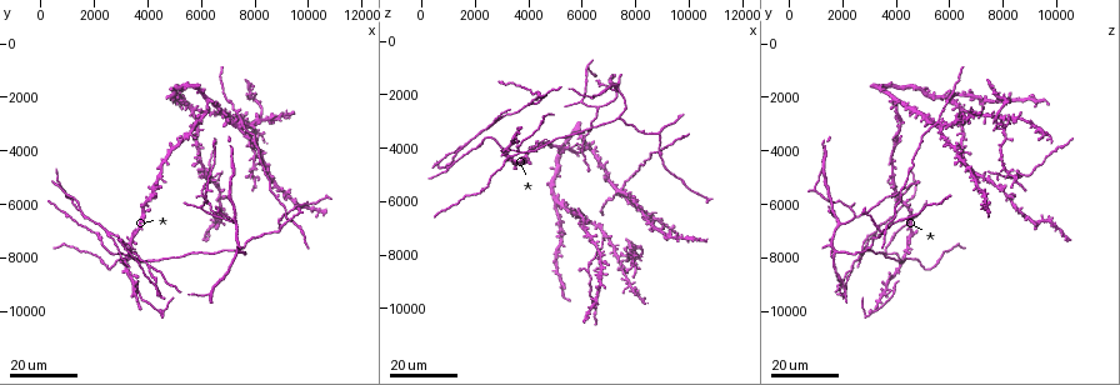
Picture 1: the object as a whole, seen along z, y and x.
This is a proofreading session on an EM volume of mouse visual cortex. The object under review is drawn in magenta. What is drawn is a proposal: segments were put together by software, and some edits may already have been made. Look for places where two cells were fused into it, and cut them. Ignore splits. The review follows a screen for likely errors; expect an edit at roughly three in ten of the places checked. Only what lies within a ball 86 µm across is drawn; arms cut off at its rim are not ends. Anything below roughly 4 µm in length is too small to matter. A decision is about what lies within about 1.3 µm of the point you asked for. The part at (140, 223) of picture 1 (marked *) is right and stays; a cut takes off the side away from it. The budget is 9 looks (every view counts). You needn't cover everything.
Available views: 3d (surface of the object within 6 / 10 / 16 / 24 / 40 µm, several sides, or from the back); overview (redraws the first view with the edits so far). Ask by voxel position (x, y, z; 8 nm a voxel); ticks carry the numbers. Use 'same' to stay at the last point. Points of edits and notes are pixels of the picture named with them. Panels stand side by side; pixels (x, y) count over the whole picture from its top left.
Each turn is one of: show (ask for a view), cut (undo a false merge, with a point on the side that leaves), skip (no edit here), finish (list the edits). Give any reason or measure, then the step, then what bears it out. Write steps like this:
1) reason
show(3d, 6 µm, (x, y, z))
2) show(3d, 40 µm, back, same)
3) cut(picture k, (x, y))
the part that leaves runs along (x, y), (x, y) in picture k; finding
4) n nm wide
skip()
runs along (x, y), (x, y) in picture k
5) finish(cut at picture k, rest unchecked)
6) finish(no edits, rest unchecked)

three-way junction
show(3d, 16 µm, (5900, 6000, 2200))

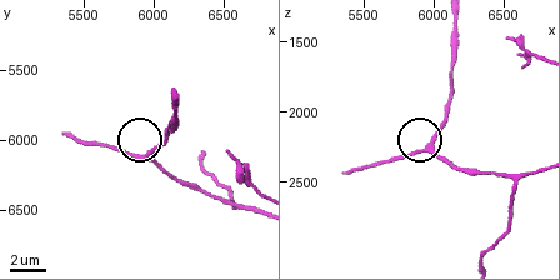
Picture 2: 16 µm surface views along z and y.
show(3d, 6 µm, (5980, 6100, 2280))

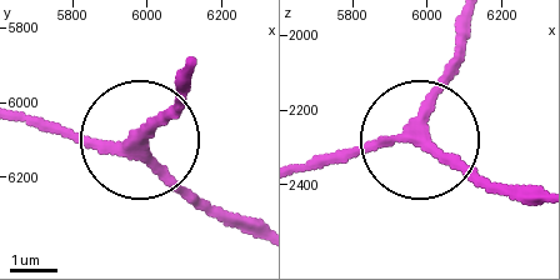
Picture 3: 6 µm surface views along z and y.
show(3d, 6 µm, back, (5970, 6100, 2260))

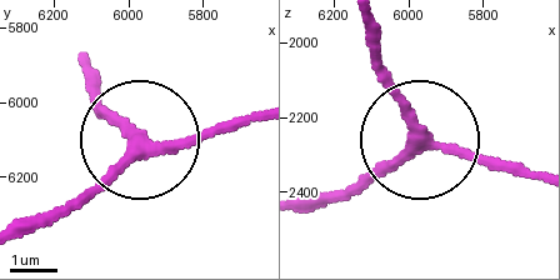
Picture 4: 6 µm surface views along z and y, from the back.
220 nm wide
skip()
runs along (29, 233), (65, 216), (136, 149), (256, 121) in picture 4; all the same cell

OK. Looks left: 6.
arms part here
show(3d, 24 µm, (6600, 6500, 2400))

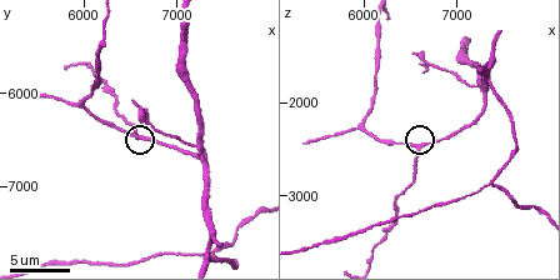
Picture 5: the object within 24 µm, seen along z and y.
show(3d, 6 µm, (6600, 6500, 2500))

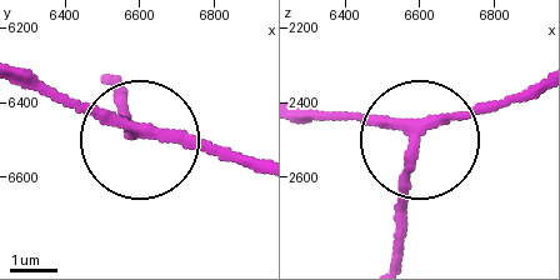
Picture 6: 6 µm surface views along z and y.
210 nm wide
skip()
runs along (534, 83), (426, 130), (403, 190), (403, 246) in picture 6; all the same cell

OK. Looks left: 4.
a fork
show(3d, 10 µm, (7250, 6550, 1800))

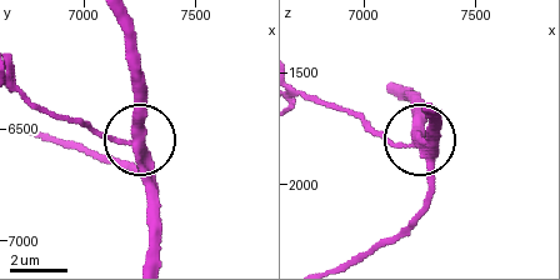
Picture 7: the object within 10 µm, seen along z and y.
320 nm wide
cut(picture 7, (89, 126))
the part that leaves runs along (125, 143), (91, 133), (24, 93) in picture 7; two cells meet here

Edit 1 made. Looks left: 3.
a fork
show(3d, 16 µm, (7350, 7700, 2850))

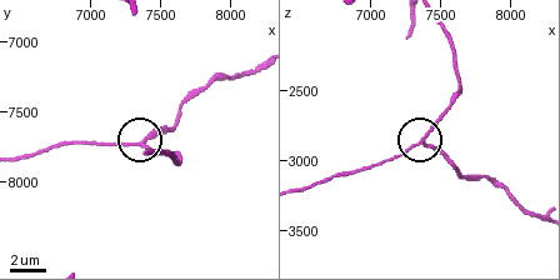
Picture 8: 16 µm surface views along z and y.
show(3d, 6 µm, (7380, 7720, 2880))

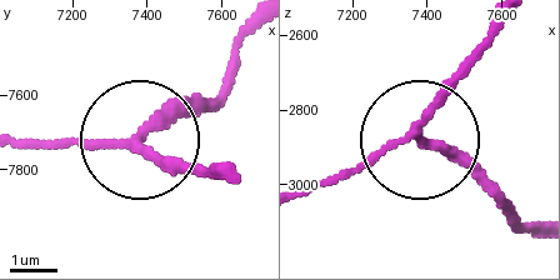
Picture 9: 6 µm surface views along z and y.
200 nm wide
skip()
runs along (23, 138), (130, 138), (189, 118), (234, 81) in picture 9; all the same cell

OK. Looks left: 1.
finish(cut at picture 7, rest unchecked)

